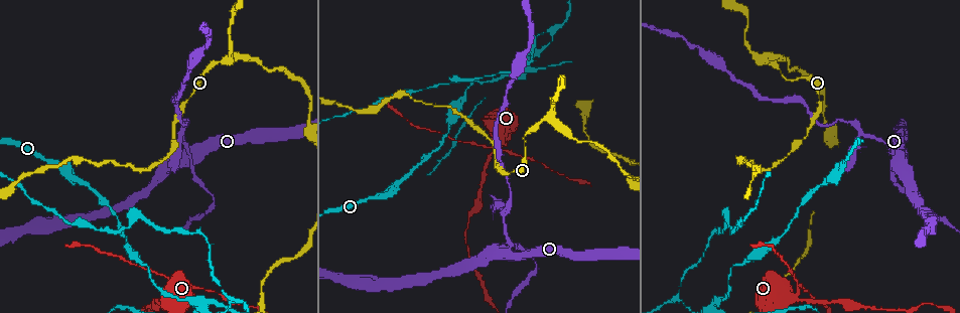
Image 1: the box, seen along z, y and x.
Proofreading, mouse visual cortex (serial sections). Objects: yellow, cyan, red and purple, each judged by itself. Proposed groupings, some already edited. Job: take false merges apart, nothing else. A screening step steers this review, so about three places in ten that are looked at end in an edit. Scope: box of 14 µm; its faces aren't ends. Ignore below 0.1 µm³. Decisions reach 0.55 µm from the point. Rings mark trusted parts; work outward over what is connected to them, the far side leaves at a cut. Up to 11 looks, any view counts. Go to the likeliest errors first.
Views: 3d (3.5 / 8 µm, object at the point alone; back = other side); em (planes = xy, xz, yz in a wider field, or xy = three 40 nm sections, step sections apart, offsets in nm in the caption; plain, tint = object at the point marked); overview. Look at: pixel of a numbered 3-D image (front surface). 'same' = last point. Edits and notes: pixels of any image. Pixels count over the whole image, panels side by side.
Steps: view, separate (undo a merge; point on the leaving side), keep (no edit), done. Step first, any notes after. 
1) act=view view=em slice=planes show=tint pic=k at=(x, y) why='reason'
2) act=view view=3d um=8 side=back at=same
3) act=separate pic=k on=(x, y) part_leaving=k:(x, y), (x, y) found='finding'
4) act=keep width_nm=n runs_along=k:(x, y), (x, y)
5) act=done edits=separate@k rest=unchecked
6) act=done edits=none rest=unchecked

act=view view=3d um=3.5 pic=1 at=(514, 257) why='thin neck'

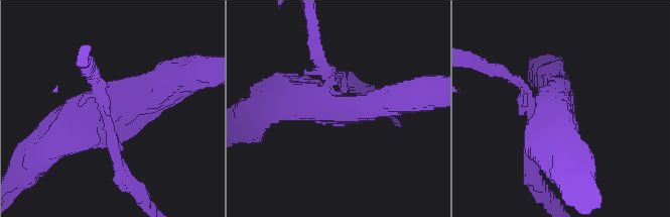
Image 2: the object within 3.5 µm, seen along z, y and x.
act=view view=em slice=xy step=2 show=tint pic=2 at=(117, 106) why='now the EM'

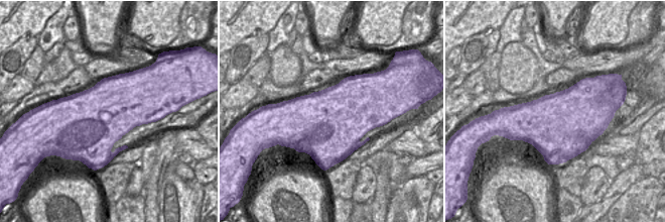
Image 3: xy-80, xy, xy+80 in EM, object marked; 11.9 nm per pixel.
act=separate pic=2 on=(97, 77) width_nm=850 part_leaving=2:(101, 105), (98, 80), (82, 62) found='two cells meet here'

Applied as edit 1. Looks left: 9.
act=view view=3d um=3.5 pic=1 at=(791, 299)

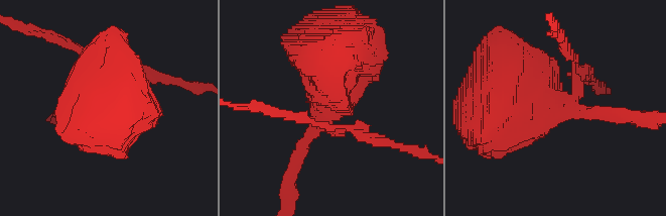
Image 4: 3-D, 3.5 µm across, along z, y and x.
act=view view=em slice=xy step=3 show=tint pic=4 at=(562, 111) why='shape alone is not enough'

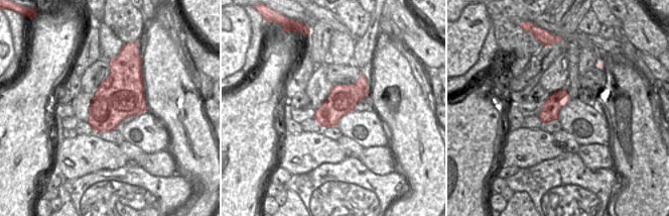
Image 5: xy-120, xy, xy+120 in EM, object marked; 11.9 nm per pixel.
act=separate pic=4 on=(363, 128) part_leaving=4:(329, 127), (279, 115) found='a second cell is stuck on'

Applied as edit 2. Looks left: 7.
act=view view=3d um=3.5 pic=1 at=(192, 300) why='calibre changes'

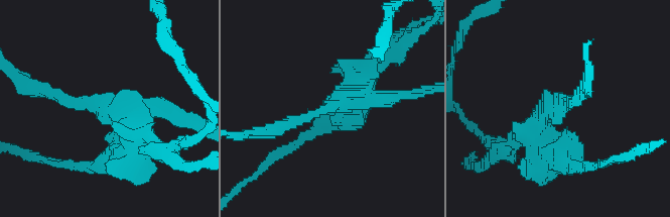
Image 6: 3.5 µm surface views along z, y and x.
act=view view=em slice=xy step=1 show=plain pic=6 at=(335, 104) arms=3 arm_widths_nm=200,300,350 why='need the tissue'

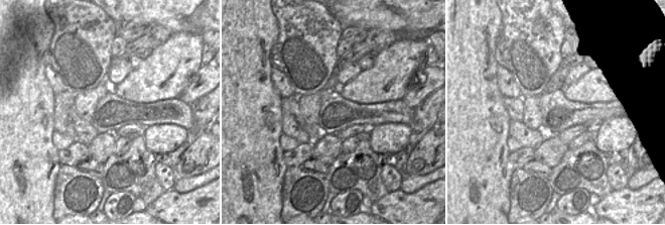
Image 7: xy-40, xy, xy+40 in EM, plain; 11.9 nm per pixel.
act=view view=em slice=xy step=1 show=tint at=same why='where the object lies'

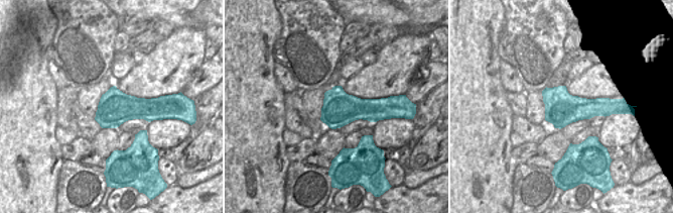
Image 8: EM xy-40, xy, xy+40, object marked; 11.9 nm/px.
act=separate pic=6 on=(148, 135) part_leaving=6:(126, 120), (157, 144), (197, 135) found='two cells meet here'

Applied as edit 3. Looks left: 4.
act=view view=3d um=3.5 pic=1 at=(763, 62)

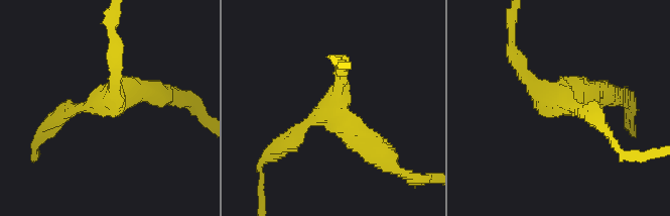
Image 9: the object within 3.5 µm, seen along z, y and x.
act=view view=em slice=xy step=1 show=tint pic=9 at=(104, 103) arms=3 arm_widths_nm=200,250,350 why='now the EM'

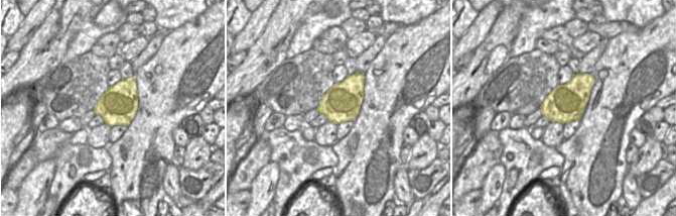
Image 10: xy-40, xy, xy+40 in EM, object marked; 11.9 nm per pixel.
act=keep width_nm=440 runs_along=9:(49, 123), (118, 92), (155, 92) found='all the same cell'

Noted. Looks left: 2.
act=done edits=separate@2,separate@4,separate@6 rest=unchecked

